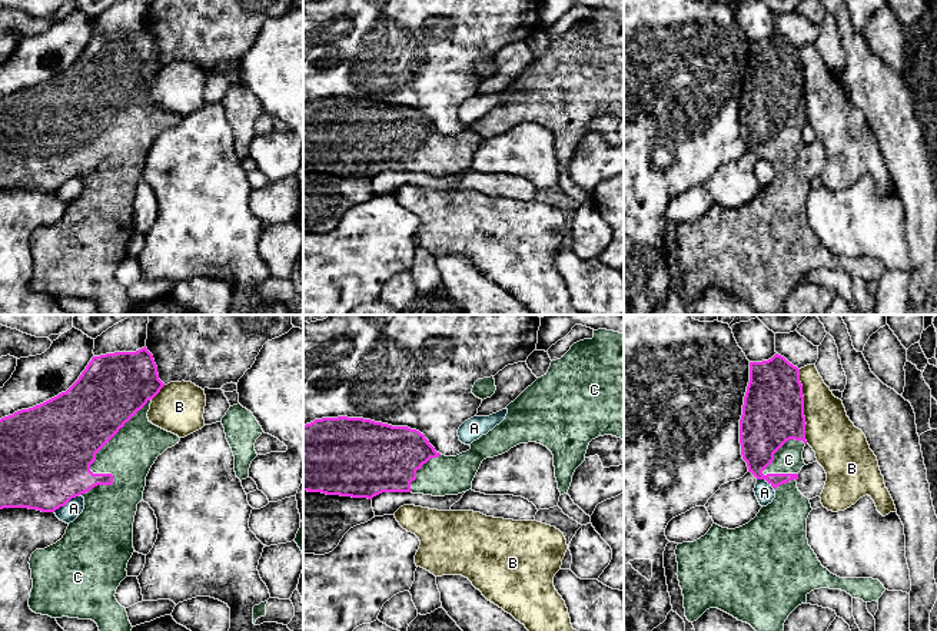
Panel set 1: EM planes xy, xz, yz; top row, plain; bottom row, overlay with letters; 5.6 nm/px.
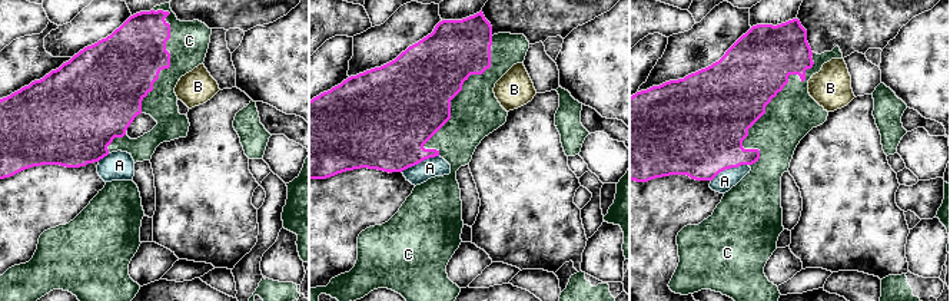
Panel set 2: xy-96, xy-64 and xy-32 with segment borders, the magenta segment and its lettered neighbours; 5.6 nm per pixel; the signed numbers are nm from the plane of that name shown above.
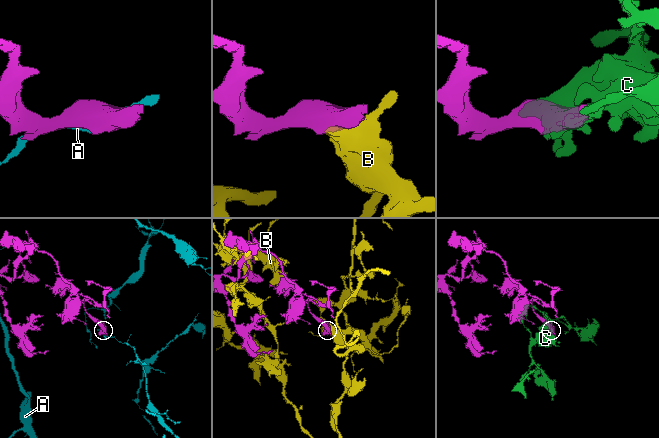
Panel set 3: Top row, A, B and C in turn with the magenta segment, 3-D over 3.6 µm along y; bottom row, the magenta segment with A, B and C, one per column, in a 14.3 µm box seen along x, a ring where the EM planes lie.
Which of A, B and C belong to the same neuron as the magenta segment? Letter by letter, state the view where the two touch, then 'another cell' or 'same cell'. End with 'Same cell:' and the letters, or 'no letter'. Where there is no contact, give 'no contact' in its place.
A: meets magenta in xy; another cell
B: meets magenta in yz; another cell
C: meets magenta in xy; same cell
Same cell: C

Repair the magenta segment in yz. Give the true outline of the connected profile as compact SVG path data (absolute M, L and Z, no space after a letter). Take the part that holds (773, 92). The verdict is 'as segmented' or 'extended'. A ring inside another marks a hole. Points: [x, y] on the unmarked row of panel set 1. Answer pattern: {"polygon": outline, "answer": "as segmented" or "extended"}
{"polygon": "M778 33L768 40L750 41L750 62L740 99L741 134L748 152L774 167L775 177L740 207L712 203L700 219L677 225L677 255L690 302L707 289L718 288L750 303L757 312L783 315L788 295L807 283L807 275L814 269L841 269L864 282L878 280L886 270L878 259L831 253L808 225L807 197L813 187L797 167L798 152L805 145L805 104L800 49Z", "answer": "extended"}

